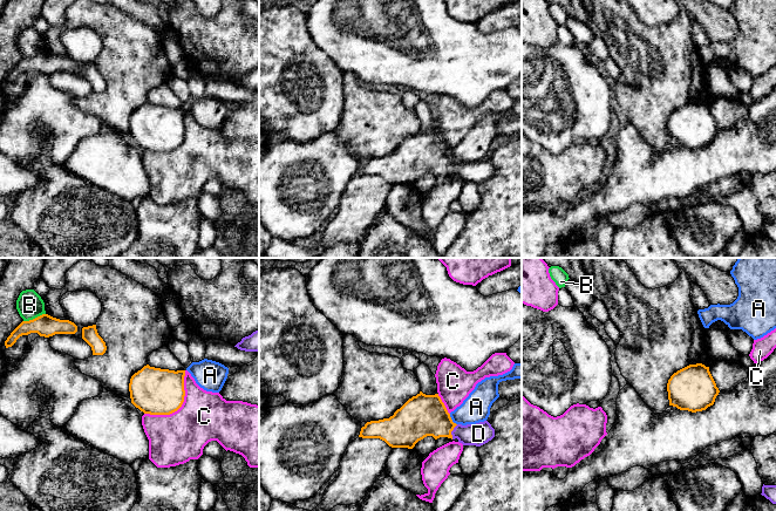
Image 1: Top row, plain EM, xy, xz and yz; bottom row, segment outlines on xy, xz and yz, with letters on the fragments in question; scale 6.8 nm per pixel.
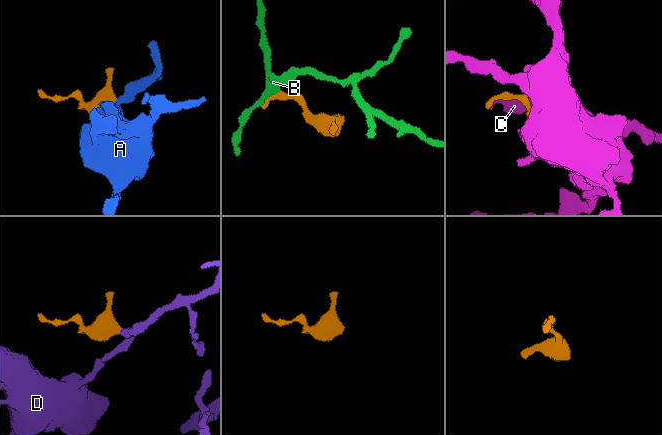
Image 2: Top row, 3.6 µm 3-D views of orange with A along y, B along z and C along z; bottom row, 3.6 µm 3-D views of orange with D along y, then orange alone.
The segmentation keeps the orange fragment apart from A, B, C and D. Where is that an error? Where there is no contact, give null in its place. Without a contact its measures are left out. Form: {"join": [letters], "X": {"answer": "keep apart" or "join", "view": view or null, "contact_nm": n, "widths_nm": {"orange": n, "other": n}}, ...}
{"join": ["D"], "A": {"answer": "keep apart", "view": "xz", "contact_nm": 90, "widths_nm": {"orange": 280, "other": 190}}, "B": {"answer": "keep apart", "view": "xy", "contact_nm": 160, "widths_nm": {"orange": 150, "other": 190}}, "C": {"answer": "keep apart", "view": "xy", "contact_nm": 420, "widths_nm": {"orange": 320, "other": 340}}, "D": {"answer": "join", "view": "xz", "contact_nm": 110, "widths_nm": {"orange": 280, "other": 150}}}

